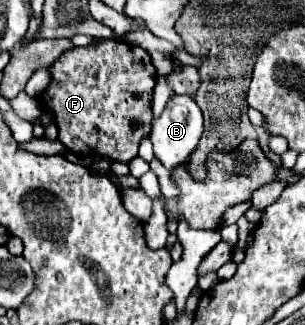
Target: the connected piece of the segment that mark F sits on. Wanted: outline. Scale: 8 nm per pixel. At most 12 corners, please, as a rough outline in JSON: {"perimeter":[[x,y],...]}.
{"perimeter":[[100,38],[50,66],[40,120],[130,162],[172,60]]}

